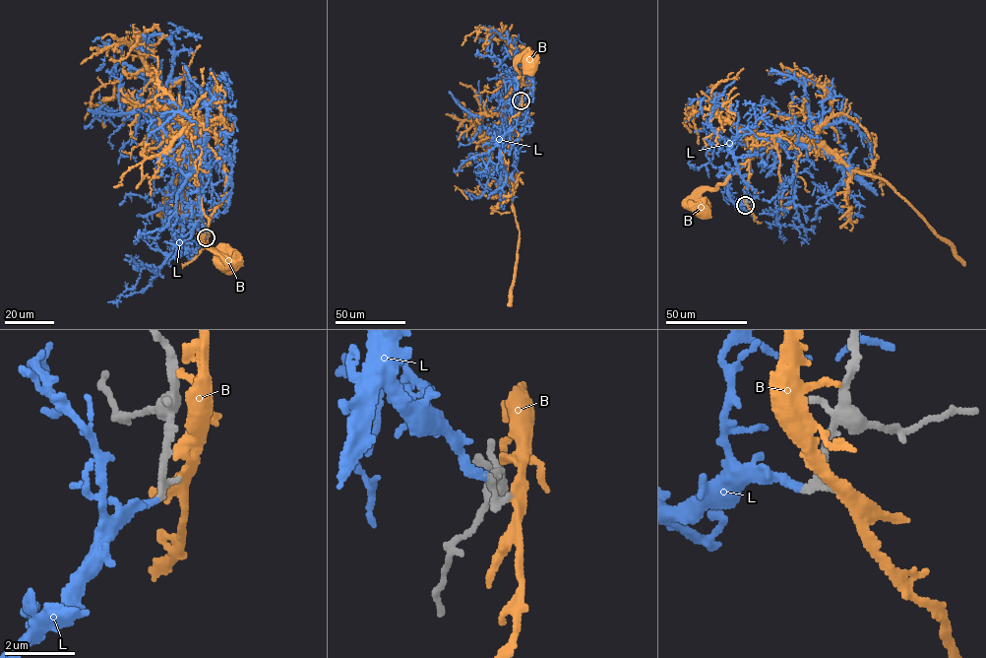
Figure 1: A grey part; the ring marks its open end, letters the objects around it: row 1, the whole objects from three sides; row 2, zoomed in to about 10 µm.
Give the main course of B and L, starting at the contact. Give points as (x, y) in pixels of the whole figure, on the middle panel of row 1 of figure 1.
B: (522, 101), (523, 94), (530, 92), (527, 84), (518, 85), (507, 96), (520, 75), (516, 63), (530, 60)
L: (521, 101), (515, 78), (504, 122), (510, 141), (508, 133), (494, 145), (488, 172), (475, 171)

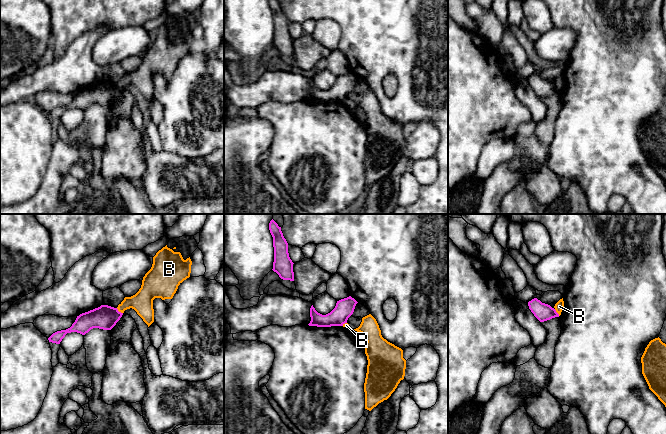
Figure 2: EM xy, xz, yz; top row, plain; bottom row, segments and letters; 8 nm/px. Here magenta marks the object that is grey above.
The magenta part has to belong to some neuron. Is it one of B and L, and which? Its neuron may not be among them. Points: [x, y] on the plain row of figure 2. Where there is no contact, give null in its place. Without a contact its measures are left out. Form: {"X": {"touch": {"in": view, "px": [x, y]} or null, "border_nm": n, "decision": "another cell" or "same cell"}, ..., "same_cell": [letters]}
{"B": {"touch": {"in": "xy", "px": [118, 87]}, "border_nm": 70, "decision": "another cell"}, "L": {"touch": null, "decision": "same cell"}, "same_cell": ["L"]}

